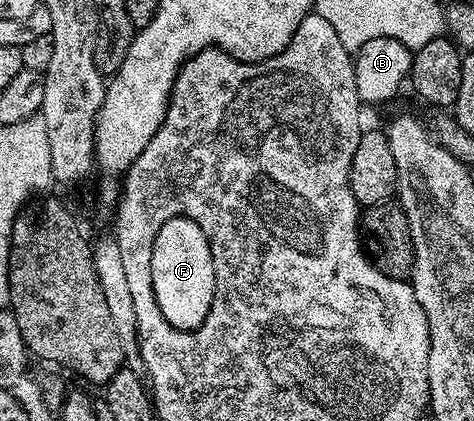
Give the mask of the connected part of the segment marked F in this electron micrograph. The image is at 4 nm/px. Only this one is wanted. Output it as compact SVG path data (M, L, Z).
M174 217L157 231L151 248L151 286L157 307L170 325L186 330L201 327L213 303L215 276L209 239L197 223L187 217Z

